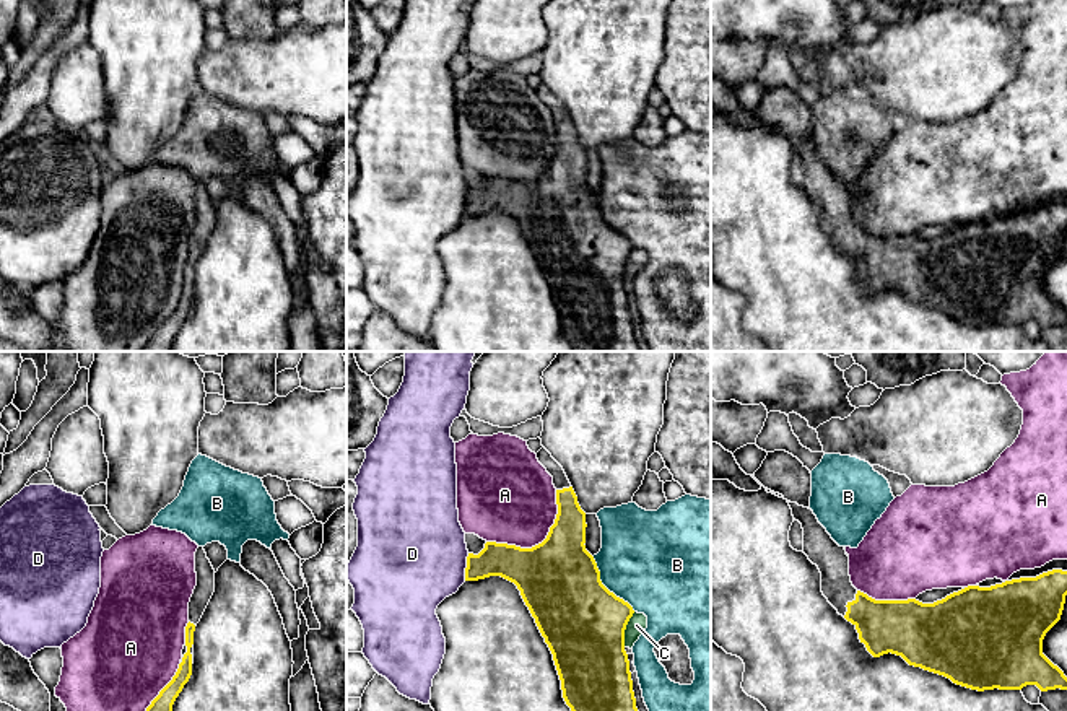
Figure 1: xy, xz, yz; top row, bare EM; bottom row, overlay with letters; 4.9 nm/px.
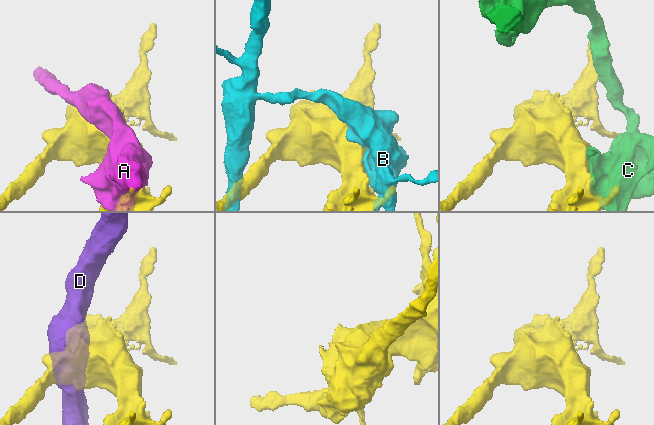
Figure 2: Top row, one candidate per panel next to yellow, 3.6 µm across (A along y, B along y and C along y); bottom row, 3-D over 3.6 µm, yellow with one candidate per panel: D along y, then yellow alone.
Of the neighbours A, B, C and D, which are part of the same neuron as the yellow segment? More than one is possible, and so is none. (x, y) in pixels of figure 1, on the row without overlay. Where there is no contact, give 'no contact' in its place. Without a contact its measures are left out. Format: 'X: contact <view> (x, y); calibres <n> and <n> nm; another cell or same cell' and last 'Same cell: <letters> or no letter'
A: contact xz (539, 179); calibres 400 and 420 nm; another cell
B: contact xz (604, 222); calibres 400 and 460 nm; another cell
C: contact xz (625, 264); calibres 400 and 90 nm; another cell
D: contact xz (467, 202); calibres 180 and 480 nm; another cell
Same cell: no letter

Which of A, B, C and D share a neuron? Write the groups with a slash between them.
A / B / C / D

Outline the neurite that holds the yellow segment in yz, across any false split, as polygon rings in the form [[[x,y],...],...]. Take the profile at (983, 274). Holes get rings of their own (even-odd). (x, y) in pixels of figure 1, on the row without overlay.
[[[787,137],[804,164],[804,189],[821,208],[821,228],[851,257],[860,278],[873,293],[901,291],[909,301],[943,311],[953,319],[984,325],[1021,325],[1036,321],[1041,327],[1067,325],[1067,312],[1043,290],[1046,268],[1060,255],[1067,231],[1067,207],[1052,205],[1036,213],[1020,213],[991,223],[968,221],[934,239],[875,236],[857,226],[849,212],[849,192],[812,145]]]

